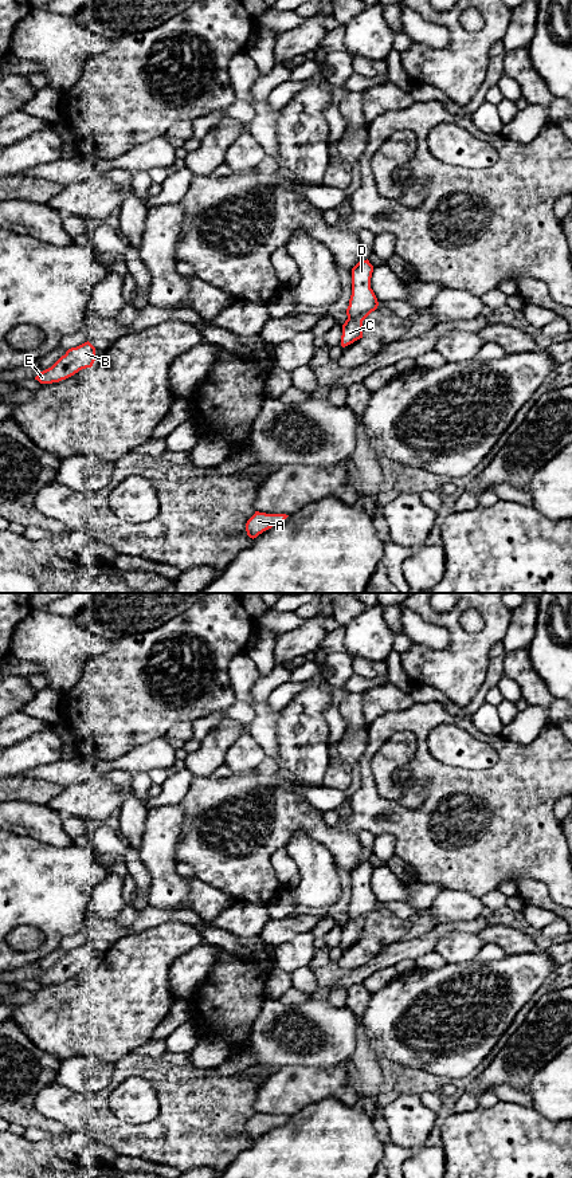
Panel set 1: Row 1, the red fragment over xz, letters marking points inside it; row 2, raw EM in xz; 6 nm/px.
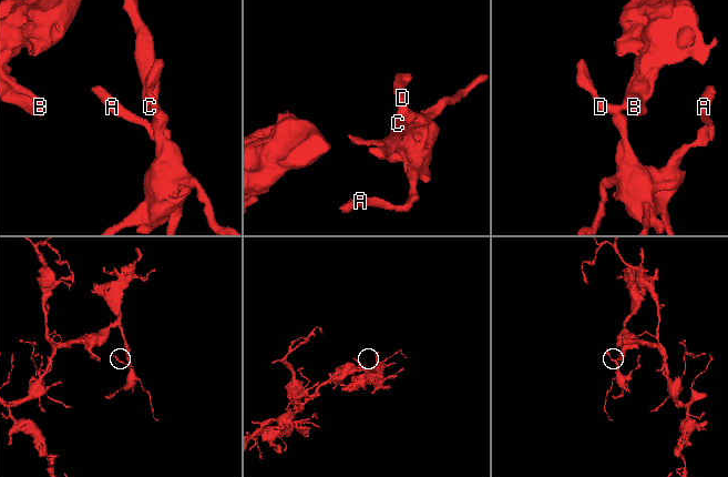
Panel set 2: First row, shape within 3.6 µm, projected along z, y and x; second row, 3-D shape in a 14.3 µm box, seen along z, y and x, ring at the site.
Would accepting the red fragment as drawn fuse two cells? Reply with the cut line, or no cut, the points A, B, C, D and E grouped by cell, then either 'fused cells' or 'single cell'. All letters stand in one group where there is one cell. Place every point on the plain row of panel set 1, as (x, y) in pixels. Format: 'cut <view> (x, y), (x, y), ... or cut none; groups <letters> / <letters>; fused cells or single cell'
cut none; groups A B C D E; single cell

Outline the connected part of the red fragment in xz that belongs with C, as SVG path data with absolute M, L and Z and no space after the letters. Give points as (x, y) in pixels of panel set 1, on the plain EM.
M369 861L359 863L352 869L352 896L346 910L348 920L342 926L341 947L363 939L363 922L377 910L377 899L371 890L373 867Z

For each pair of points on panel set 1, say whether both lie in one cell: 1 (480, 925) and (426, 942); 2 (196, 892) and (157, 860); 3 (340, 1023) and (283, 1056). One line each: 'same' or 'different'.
1: same
2: different
3: same

